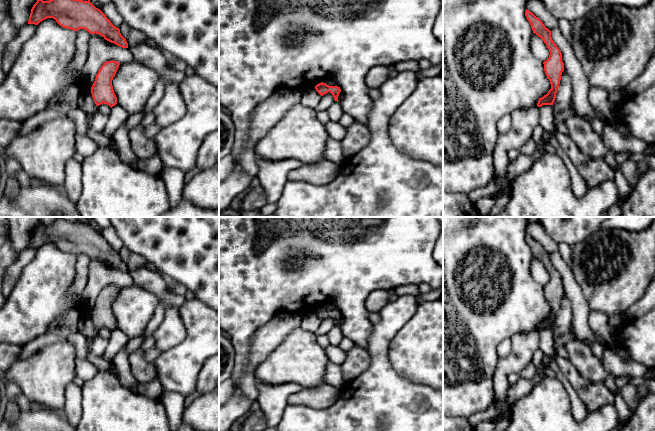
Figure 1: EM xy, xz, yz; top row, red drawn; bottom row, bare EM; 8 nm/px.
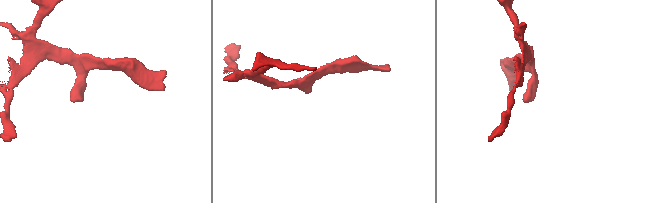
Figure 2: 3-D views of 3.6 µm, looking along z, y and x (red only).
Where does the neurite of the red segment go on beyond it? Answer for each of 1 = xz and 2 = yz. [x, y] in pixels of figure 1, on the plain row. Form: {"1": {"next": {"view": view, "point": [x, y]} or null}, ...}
{"1": {"next": null}, "2": {"next": null}}

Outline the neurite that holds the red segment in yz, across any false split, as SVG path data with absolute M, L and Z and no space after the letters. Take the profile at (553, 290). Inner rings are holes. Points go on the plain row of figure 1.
M527 233L525 235L525 240L531 249L533 257L544 265L550 276L549 282L544 285L543 288L545 298L551 308L551 313L546 319L539 322L537 330L541 331L543 329L553 329L556 322L557 313L560 308L561 299L564 295L562 277L552 264L551 255L545 251L543 246Z

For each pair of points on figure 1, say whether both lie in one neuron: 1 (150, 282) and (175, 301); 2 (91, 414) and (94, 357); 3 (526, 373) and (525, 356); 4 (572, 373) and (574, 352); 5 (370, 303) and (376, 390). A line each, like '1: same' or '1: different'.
1: same
2: different
3: different
4: different
5: different

